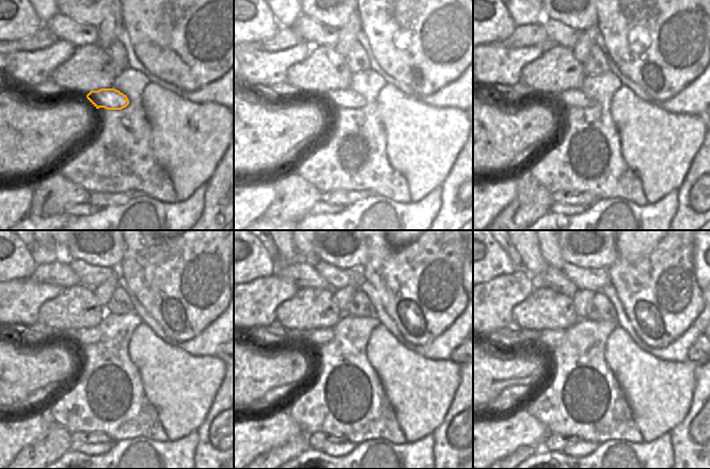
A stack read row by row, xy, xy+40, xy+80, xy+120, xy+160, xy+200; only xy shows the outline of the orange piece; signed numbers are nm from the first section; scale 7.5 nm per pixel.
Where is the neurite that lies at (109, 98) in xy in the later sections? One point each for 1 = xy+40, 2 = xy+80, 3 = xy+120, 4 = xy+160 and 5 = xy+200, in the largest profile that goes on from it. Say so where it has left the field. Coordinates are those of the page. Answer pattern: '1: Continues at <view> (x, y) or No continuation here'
1: Continues at xy+40 (346, 98)
2: Continues at xy+80 (574, 98)
3: Continues at xy+120 (89, 335)
4: Continues at xy+160 (310, 338)
5: Continues at xy+200 (500, 340)

